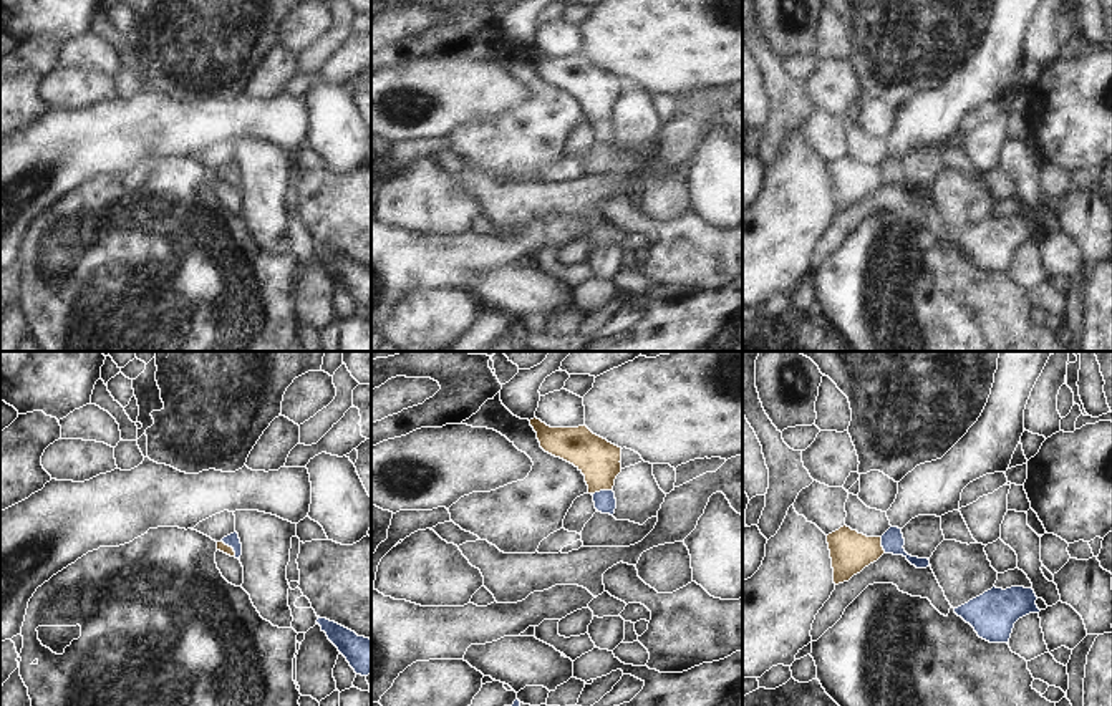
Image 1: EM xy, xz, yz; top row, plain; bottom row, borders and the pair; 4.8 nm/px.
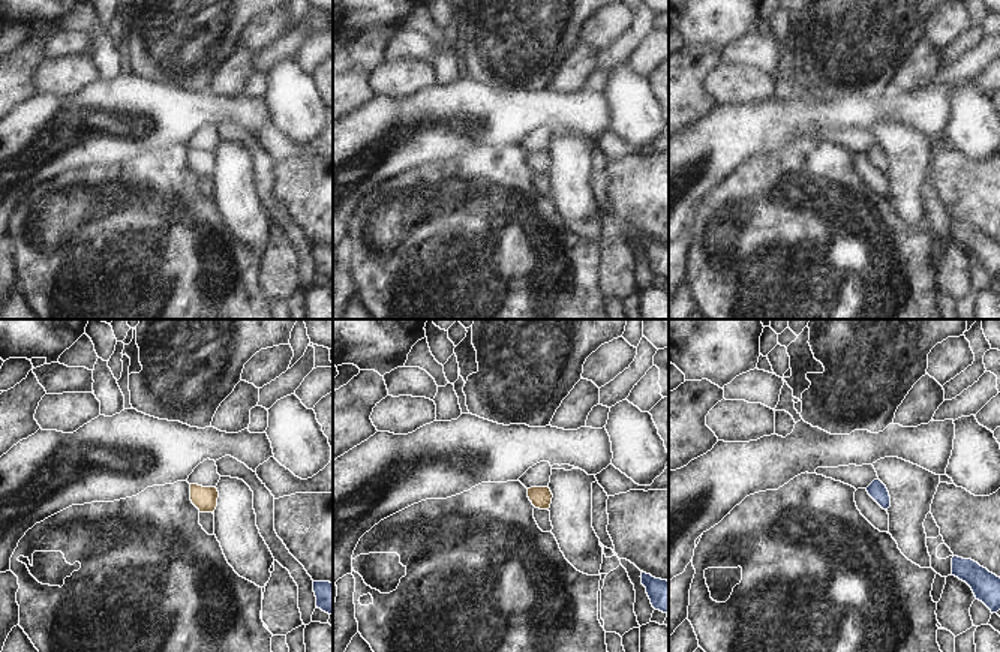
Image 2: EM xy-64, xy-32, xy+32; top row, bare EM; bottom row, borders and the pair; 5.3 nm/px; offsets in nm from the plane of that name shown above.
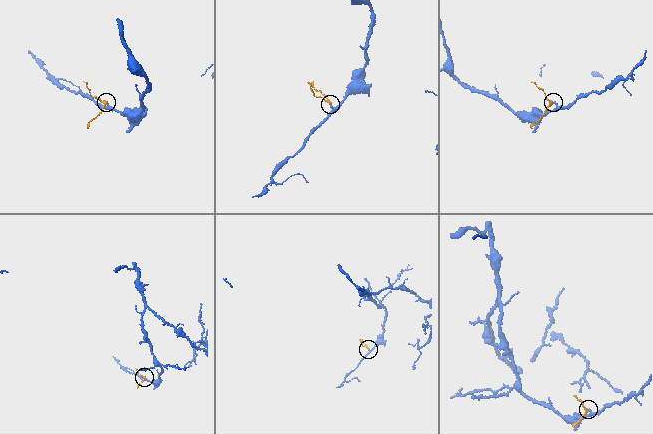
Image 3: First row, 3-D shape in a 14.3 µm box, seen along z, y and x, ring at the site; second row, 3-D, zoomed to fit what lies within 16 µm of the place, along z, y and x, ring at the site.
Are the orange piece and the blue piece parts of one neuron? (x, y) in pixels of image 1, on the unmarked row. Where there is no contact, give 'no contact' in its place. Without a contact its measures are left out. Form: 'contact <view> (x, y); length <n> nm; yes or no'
contact xz (600, 118); length 100 nm; yes

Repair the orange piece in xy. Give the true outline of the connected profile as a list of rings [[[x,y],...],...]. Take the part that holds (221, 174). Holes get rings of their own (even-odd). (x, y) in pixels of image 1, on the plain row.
[[[234,161],[234,162],[224,166],[220,171],[217,171],[217,179],[220,179],[230,186],[240,187],[242,172],[240,172],[239,162]]]

